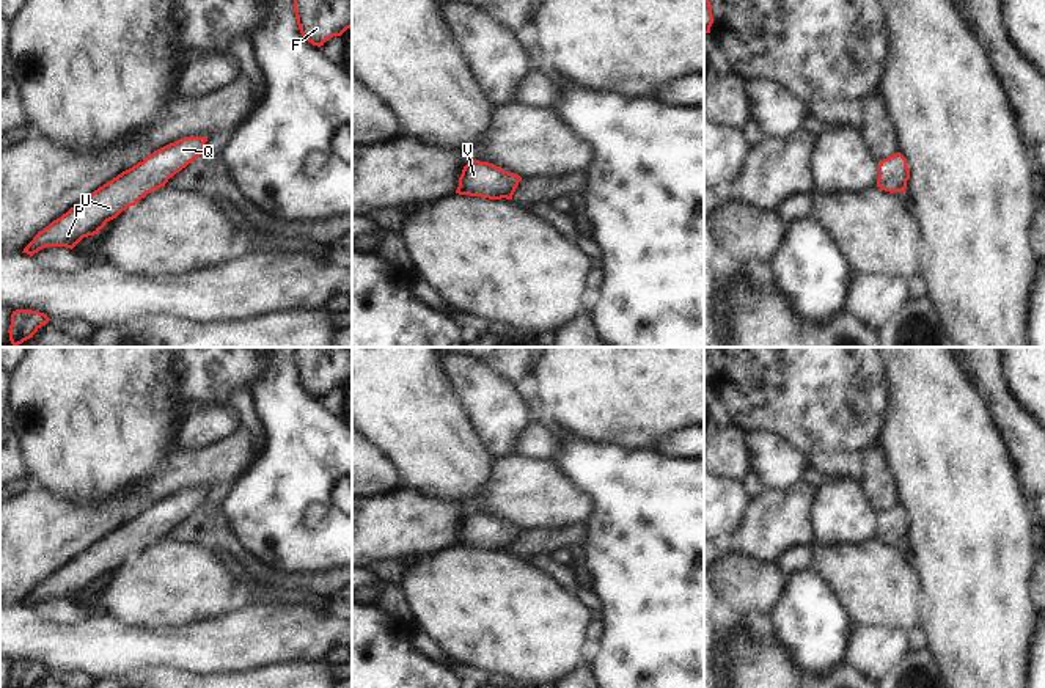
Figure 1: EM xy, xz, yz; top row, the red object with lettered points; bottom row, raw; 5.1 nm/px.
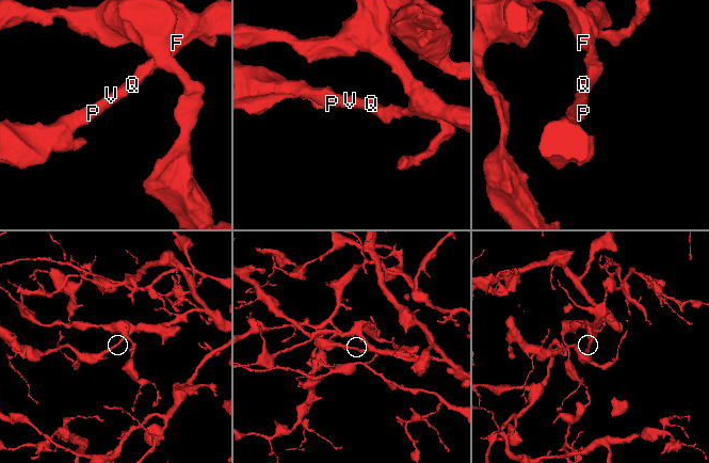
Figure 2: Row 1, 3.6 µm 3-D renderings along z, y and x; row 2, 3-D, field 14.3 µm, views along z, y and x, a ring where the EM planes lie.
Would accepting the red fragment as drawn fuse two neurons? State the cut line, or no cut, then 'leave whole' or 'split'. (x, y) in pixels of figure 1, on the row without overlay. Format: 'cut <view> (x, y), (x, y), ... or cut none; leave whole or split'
cut none; leave whole

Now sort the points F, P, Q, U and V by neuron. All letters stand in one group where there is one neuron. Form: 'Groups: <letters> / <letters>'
Groups: F P Q U V

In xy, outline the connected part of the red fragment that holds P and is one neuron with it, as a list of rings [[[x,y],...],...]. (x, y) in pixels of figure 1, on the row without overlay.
[[[185,489],[170,495],[123,523],[60,570],[39,583],[22,605],[33,608],[46,598],[74,600],[83,589],[97,586],[107,573],[135,558],[152,542],[203,507],[207,489]]]

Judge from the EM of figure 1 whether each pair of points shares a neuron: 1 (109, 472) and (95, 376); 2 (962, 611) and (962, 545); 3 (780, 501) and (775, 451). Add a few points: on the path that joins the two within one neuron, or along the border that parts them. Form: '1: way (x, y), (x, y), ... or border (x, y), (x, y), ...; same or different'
1: way (99, 448), (99, 421), (95, 417), (95, 399); same
2: way (962, 596), (962, 561); same
3: border (802, 479), (783, 489), (764, 489); different

